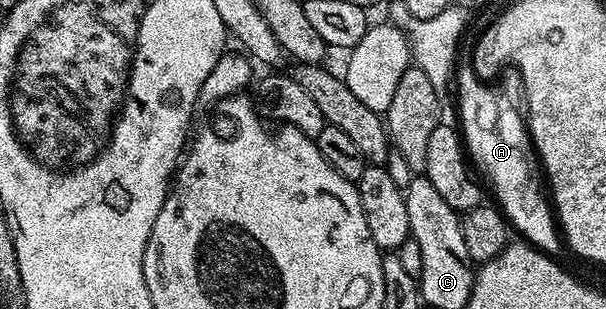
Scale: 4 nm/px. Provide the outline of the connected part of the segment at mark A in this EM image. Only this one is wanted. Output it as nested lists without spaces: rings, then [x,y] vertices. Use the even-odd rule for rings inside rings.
[[[468,44],[459,47],[458,62],[454,93],[458,96],[458,112],[462,124],[460,132],[473,165],[476,168],[478,166],[488,178],[497,198],[495,201],[507,218],[507,223],[517,233],[519,231],[519,235],[535,249],[551,256],[558,255],[564,244],[553,207],[545,189],[534,186],[530,174],[534,165],[534,149],[522,111],[525,97],[522,74],[513,68],[505,69],[497,86],[488,86],[490,84],[479,78],[473,68],[473,47]]]

